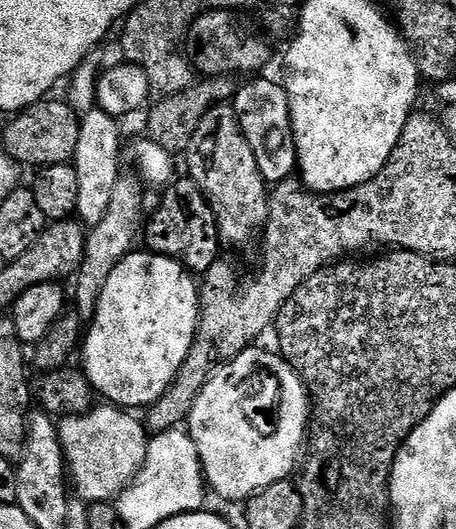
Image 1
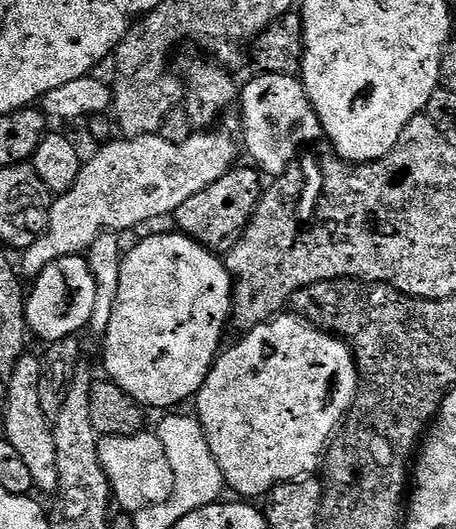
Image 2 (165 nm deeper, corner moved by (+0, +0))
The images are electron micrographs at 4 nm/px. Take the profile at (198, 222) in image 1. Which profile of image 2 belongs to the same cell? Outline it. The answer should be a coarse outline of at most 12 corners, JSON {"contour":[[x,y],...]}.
{"contour":[[232,168],[187,198],[175,227],[227,254],[260,200],[261,173]]}

